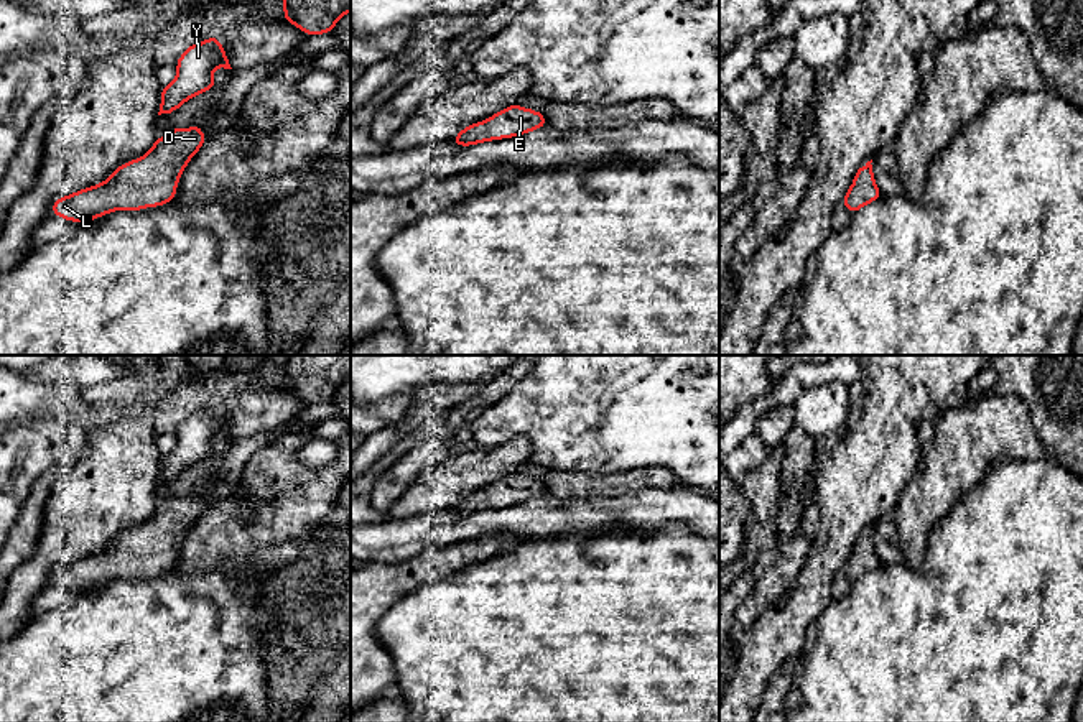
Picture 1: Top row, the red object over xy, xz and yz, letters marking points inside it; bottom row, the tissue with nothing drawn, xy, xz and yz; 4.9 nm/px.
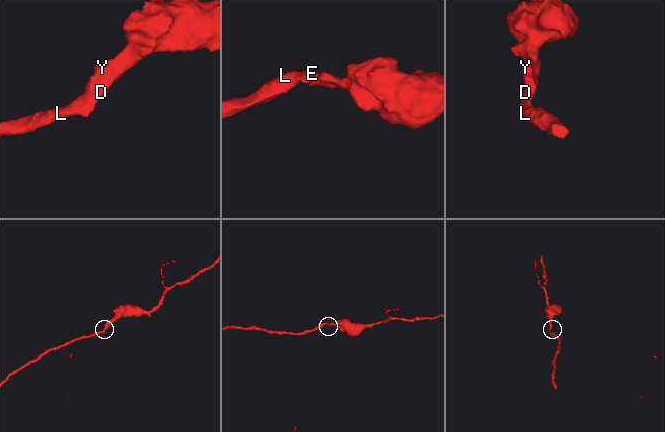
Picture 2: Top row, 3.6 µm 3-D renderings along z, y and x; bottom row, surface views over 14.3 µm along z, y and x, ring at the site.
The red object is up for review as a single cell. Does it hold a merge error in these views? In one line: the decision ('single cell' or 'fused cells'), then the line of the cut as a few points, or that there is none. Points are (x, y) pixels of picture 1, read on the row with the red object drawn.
single cell; cut none

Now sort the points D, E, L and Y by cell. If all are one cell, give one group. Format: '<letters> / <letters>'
D E L Y

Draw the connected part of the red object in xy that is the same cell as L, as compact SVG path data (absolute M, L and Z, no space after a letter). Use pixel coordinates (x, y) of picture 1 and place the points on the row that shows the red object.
M199 125L173 128L156 138L146 155L114 169L107 181L56 199L51 214L89 222L117 209L140 211L173 202L186 164L204 143Z

